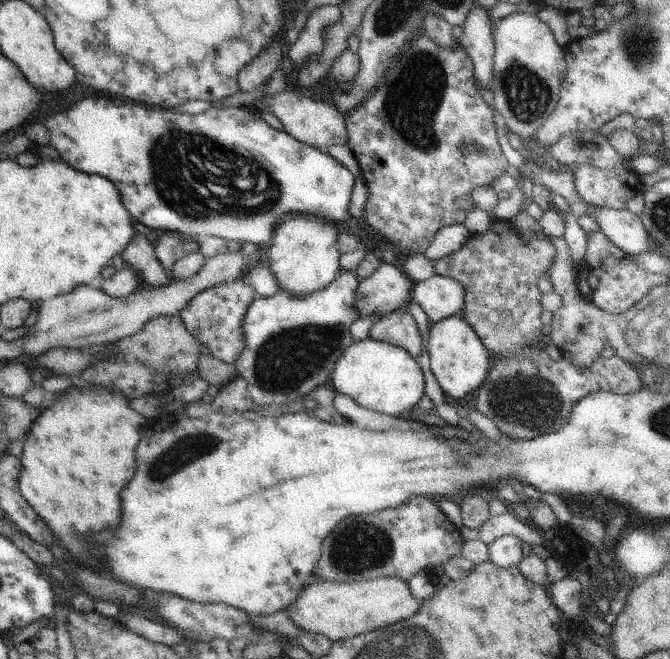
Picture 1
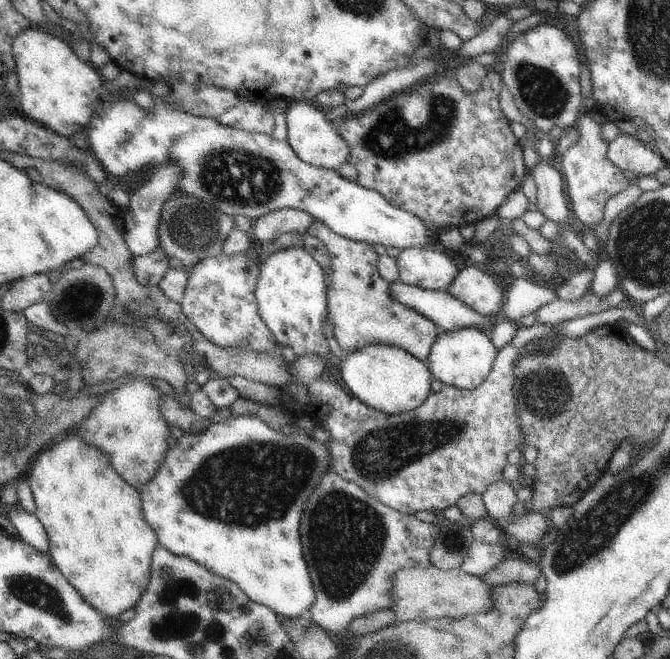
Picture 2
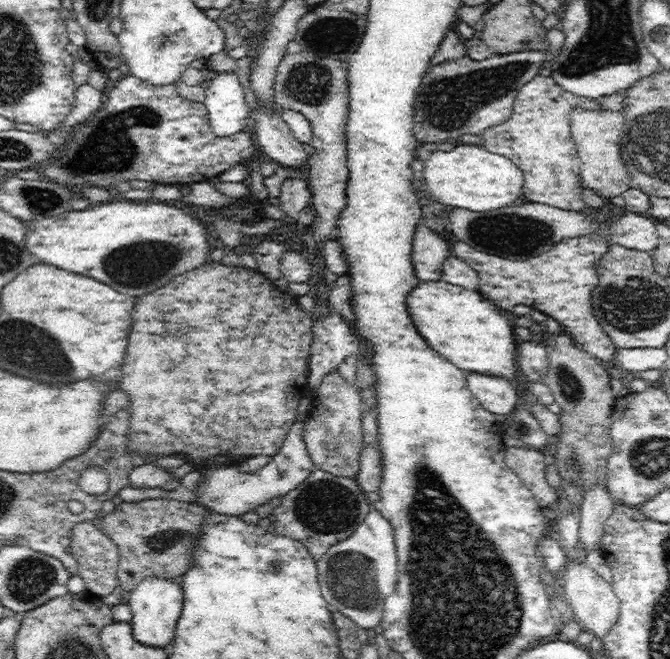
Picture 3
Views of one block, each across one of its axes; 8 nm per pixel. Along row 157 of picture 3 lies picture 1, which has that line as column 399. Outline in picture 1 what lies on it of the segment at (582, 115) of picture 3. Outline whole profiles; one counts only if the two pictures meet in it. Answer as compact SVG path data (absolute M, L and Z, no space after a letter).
M376 577L365 581L311 580L298 600L286 608L290 620L298 630L321 634L332 642L356 638L414 616L423 602L412 596L406 581L394 577Z

